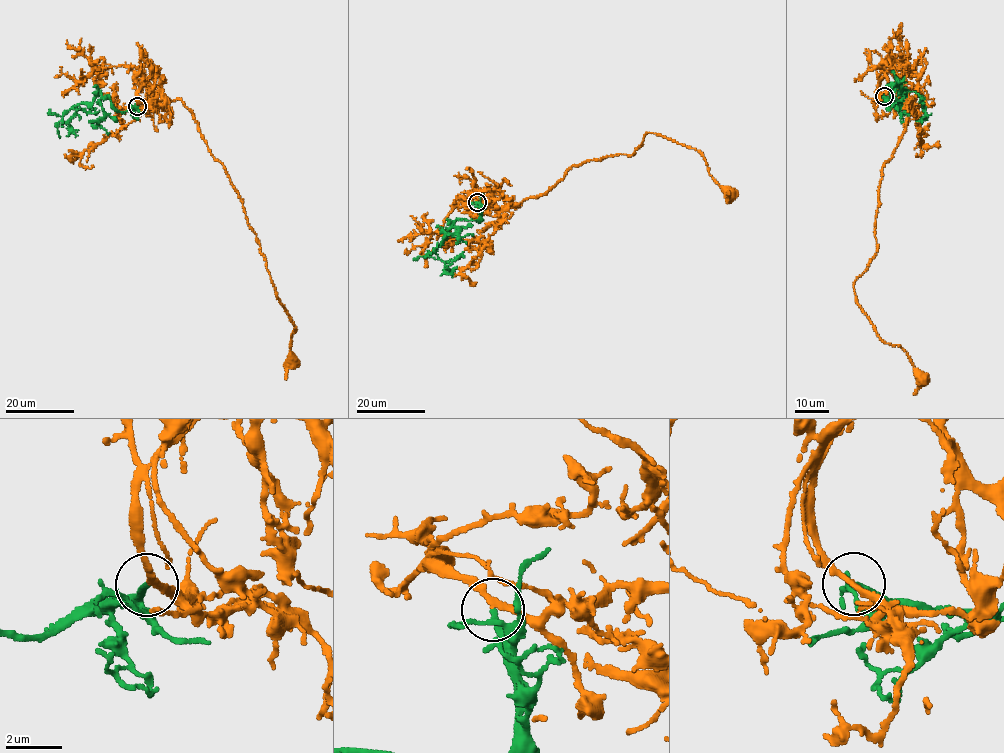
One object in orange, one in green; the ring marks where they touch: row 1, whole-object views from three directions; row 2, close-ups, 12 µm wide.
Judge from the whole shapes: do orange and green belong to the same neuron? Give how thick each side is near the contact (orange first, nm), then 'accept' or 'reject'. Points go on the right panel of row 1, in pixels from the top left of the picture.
190/200 nm | accept

